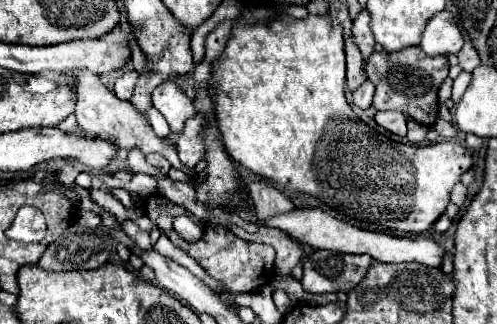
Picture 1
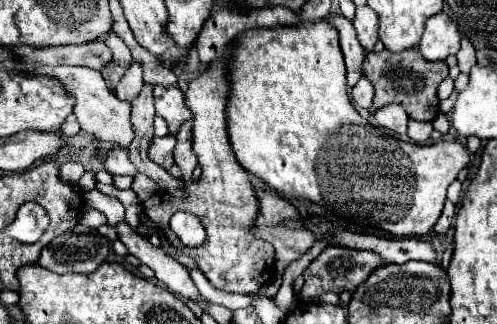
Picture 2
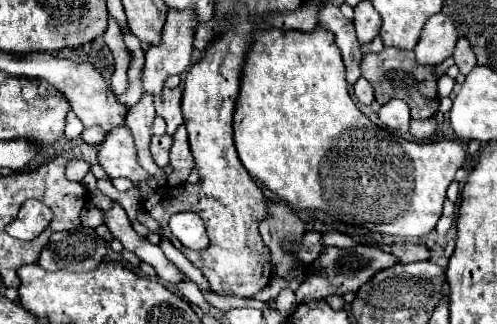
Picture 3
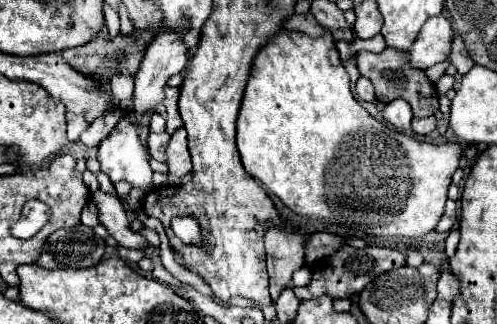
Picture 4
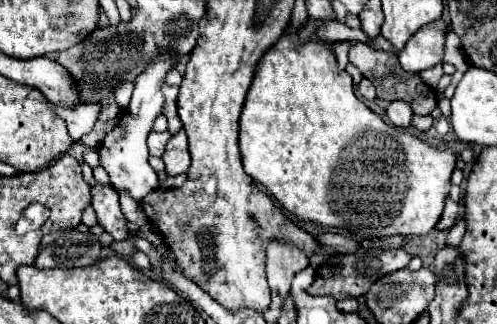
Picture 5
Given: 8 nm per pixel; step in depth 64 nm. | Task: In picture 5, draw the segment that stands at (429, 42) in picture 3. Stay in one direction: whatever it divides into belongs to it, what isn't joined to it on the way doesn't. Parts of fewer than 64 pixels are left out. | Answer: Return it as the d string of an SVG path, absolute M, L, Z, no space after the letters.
M434 20L420 28L406 44L406 48L398 52L402 68L406 72L422 72L442 62L446 32L448 26L444 24L444 20Z

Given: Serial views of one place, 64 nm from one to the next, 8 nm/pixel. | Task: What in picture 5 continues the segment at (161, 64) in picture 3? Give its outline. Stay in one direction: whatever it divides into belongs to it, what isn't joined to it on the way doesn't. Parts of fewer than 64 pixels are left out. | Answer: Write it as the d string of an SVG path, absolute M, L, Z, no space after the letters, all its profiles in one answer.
M172 52L160 54L156 56L144 70L142 74L134 80L134 94L132 100L128 104L128 108L124 110L124 114L120 116L116 128L102 140L102 146L98 150L100 156L100 166L108 172L110 182L116 190L128 190L130 196L134 200L142 200L148 192L158 188L158 178L156 172L152 170L152 166L148 164L148 146L146 146L146 136L152 130L152 122L154 118L162 112L162 104L164 104L164 94L162 94L162 84L166 80L166 74L170 70L174 70L178 64L178 56Z

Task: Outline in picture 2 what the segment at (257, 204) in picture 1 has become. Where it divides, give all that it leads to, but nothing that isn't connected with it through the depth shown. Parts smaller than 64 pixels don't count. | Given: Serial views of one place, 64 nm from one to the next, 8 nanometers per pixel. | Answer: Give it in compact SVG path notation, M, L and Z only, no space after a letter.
M256 188L256 198L260 206L260 212L256 216L258 226L278 226L284 220L300 220L298 210L282 196Z

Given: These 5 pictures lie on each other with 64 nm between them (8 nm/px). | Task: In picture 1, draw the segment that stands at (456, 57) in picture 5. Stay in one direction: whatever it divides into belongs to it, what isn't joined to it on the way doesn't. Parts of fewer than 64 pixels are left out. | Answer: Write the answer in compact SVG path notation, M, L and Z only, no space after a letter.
M466 40L464 42L464 48L462 52L458 54L458 60L460 60L460 66L464 72L472 72L476 66L480 66L480 58L478 58L478 52L476 52L472 42Z

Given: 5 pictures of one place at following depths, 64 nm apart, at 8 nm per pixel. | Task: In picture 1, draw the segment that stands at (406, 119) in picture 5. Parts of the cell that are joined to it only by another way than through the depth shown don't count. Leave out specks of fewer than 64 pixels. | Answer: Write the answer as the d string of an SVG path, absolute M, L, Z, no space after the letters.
M396 110L376 112L376 124L396 136L402 136L402 138L406 136L406 120L404 120L402 112L396 112Z

